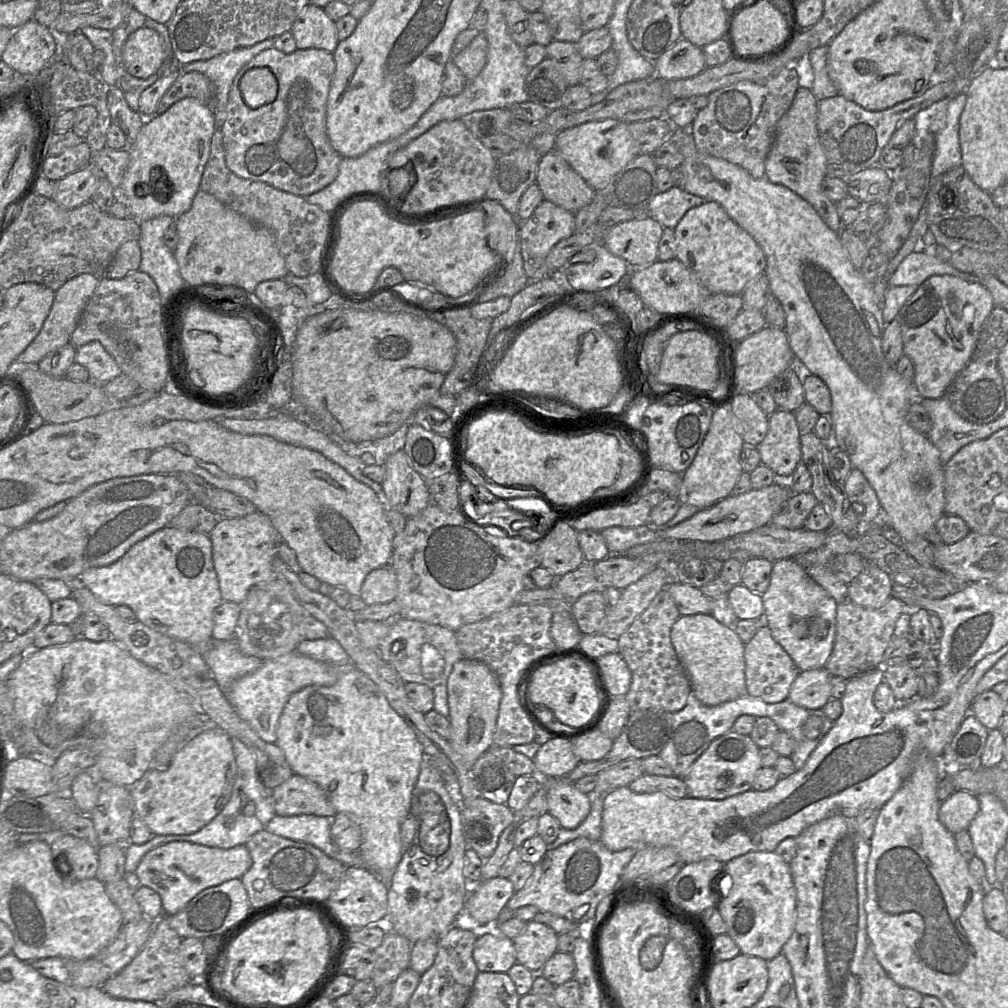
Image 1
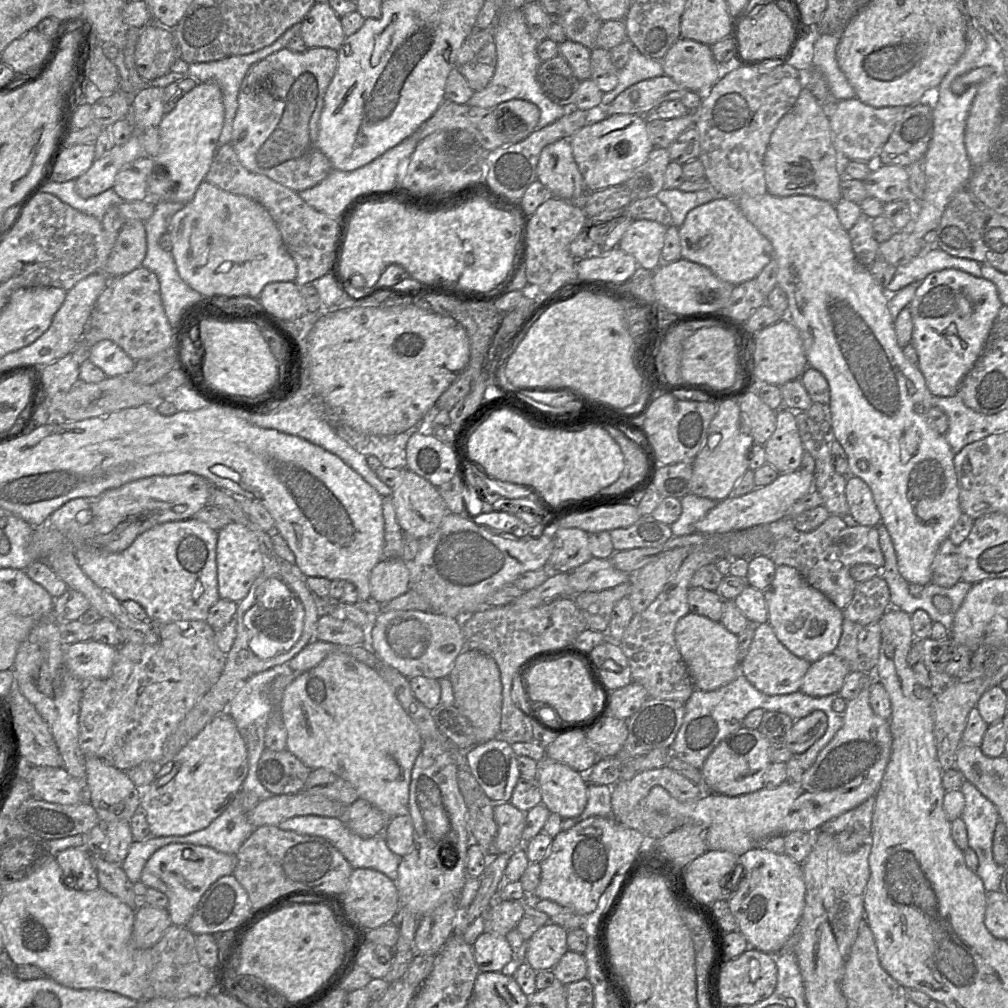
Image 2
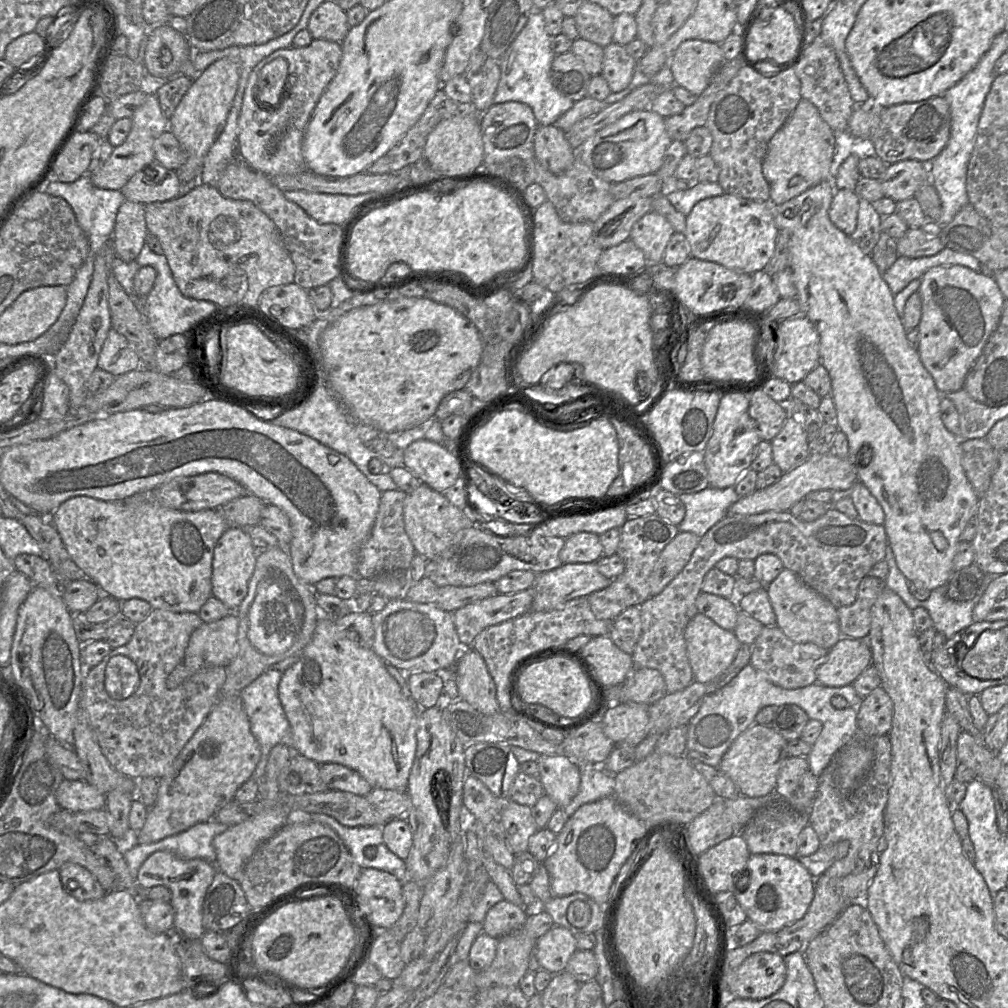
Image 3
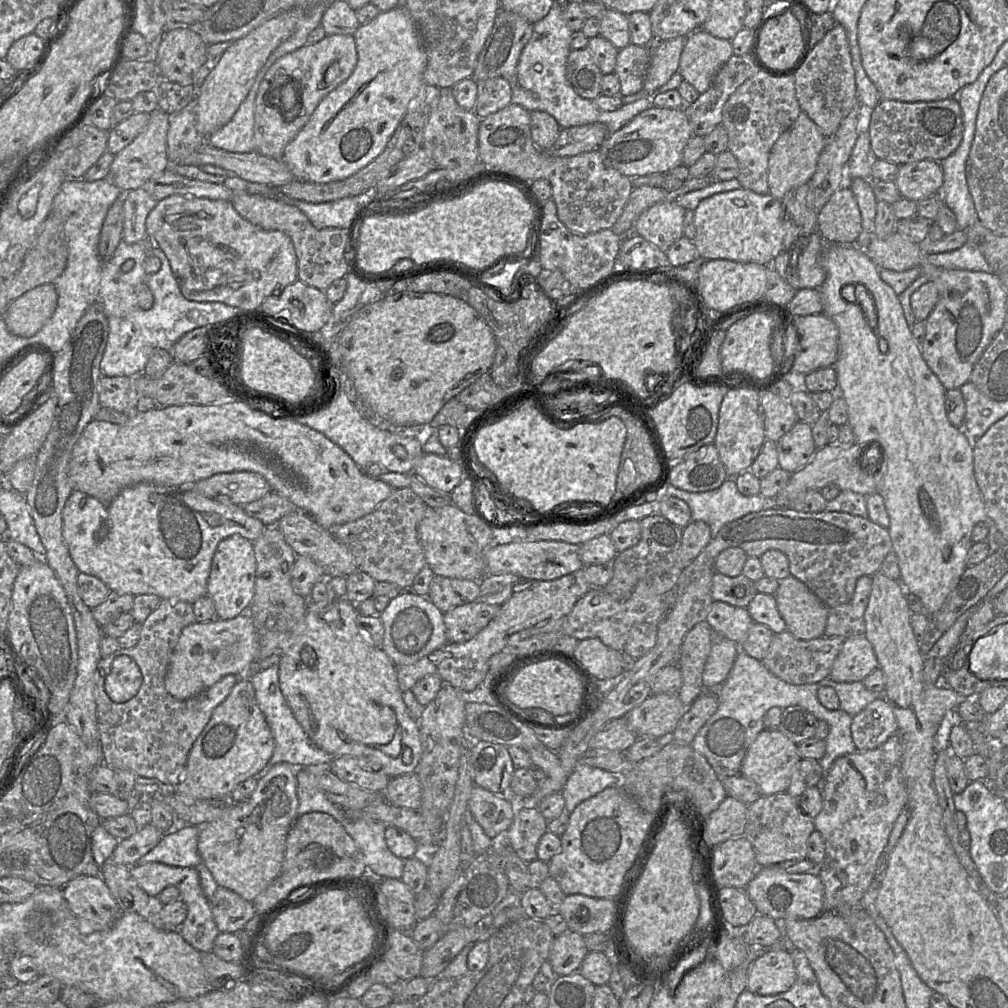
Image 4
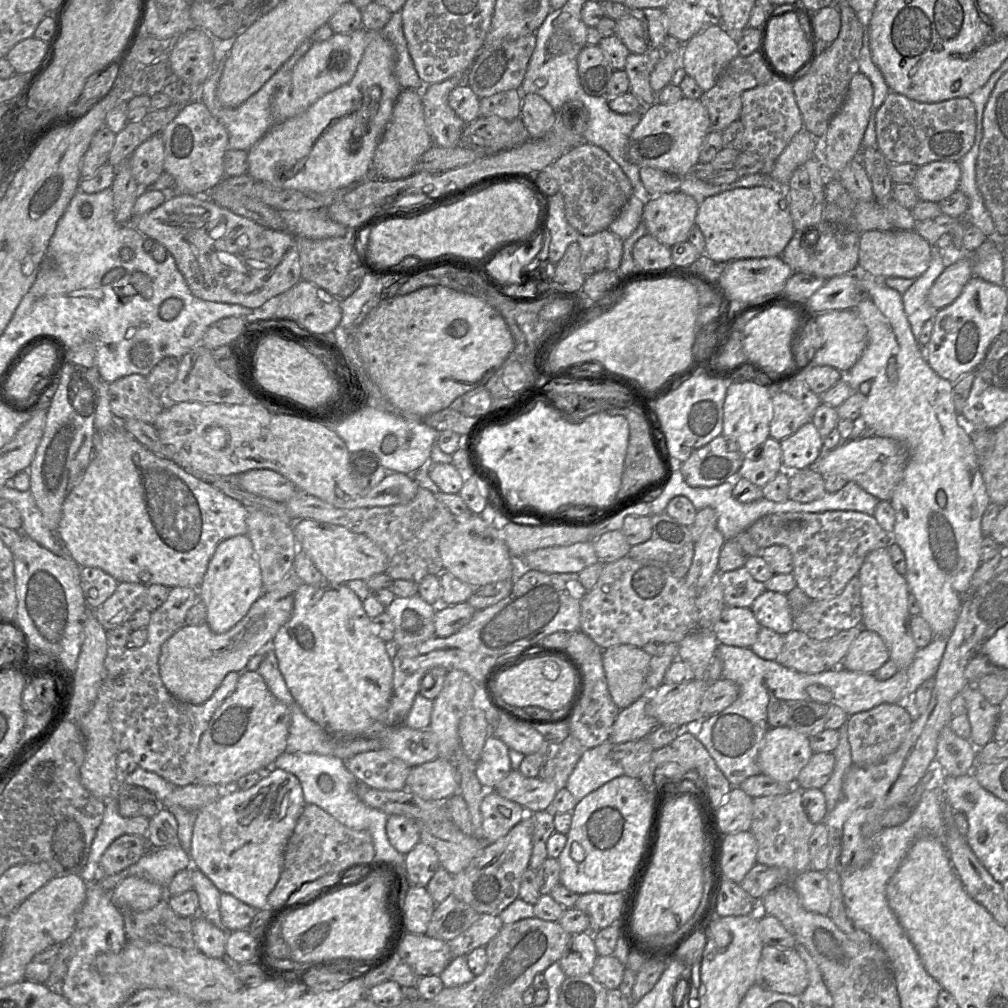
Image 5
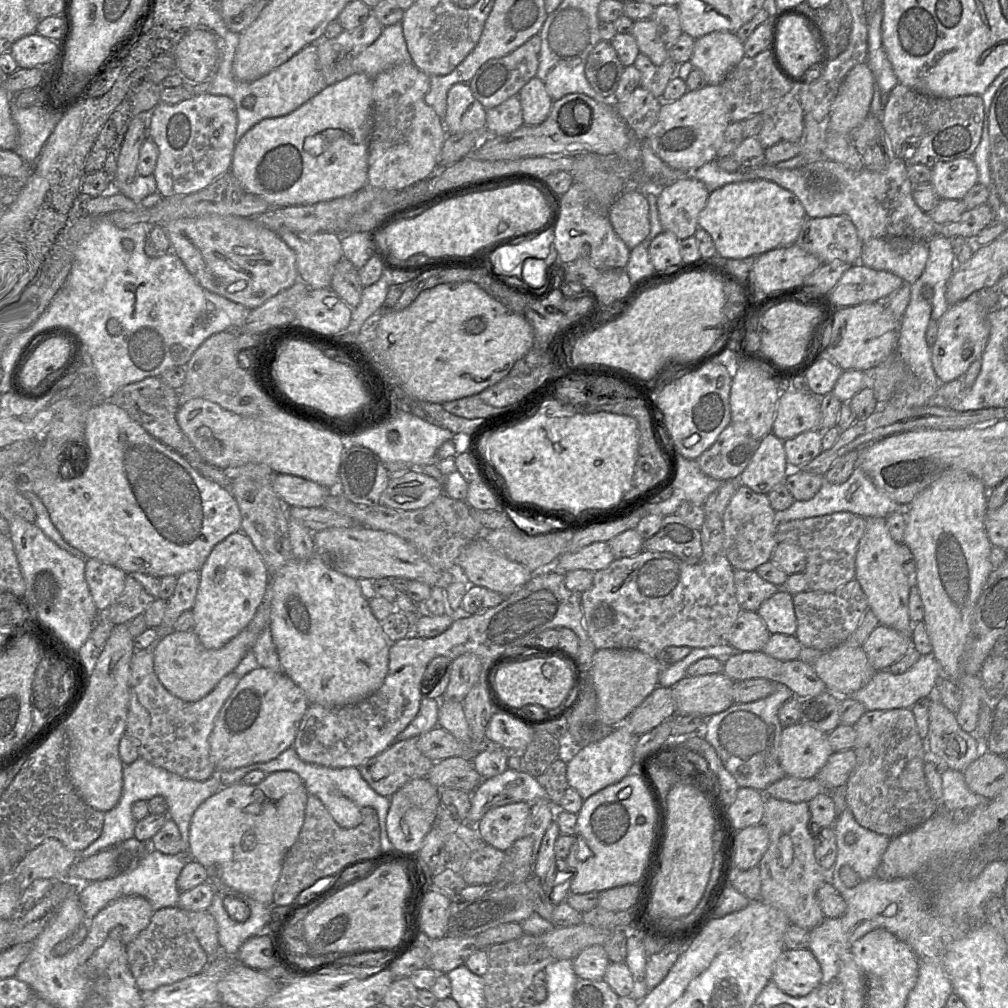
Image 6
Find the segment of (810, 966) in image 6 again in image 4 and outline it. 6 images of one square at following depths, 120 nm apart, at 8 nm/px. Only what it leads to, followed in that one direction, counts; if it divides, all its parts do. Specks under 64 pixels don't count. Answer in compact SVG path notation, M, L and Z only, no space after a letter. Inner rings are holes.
M770 949L753 961L748 971L747 990L760 996L774 996L790 990L796 978L789 950Z

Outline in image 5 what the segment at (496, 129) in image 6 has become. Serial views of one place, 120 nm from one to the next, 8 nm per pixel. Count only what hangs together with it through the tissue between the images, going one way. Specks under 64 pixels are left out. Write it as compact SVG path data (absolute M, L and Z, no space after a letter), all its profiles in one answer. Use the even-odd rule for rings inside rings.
M520 89L496 93L480 99L480 116L498 116L505 120L514 120L521 116L523 96Z

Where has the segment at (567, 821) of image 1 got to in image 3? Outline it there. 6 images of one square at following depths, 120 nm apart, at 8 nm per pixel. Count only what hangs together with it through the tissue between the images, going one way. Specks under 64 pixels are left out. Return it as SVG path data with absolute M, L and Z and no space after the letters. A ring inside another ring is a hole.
M540 755L537 760L544 793L559 809L570 804L580 787L580 768L565 755Z

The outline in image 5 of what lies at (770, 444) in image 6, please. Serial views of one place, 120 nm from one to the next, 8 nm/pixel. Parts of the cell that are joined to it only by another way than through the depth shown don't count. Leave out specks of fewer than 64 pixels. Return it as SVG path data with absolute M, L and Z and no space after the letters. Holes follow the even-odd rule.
M768 437L762 444L744 455L738 476L762 488L781 470L785 469L780 442Z

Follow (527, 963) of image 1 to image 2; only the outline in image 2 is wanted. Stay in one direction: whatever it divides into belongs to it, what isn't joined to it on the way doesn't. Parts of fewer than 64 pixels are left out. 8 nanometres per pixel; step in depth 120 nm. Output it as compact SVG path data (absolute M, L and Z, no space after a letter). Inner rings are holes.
M553 922L541 926L529 940L525 951L525 962L535 971L552 970L569 950L567 930Z

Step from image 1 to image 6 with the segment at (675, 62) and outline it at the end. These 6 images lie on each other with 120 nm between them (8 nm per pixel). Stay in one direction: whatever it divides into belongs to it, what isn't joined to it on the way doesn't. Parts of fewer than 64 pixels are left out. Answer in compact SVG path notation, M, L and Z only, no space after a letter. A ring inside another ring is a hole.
M714 31L695 39L690 62L694 69L700 70L708 85L720 85L727 73L745 56L743 42L736 33L729 31Z

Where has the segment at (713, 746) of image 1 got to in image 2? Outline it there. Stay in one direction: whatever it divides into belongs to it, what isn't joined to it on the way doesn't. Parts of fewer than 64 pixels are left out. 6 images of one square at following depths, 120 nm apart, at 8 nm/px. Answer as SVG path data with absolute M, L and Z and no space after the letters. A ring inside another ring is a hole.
M741 727L723 739L705 760L701 773L708 790L726 796L752 793L764 787L764 774L771 764L769 740L758 729Z

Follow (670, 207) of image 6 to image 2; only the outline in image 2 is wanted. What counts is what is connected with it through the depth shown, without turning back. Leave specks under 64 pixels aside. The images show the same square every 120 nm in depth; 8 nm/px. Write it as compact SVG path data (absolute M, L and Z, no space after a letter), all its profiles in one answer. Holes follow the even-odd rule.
M635 220L621 238L618 247L632 255L640 267L656 270L662 263L667 227L659 222Z

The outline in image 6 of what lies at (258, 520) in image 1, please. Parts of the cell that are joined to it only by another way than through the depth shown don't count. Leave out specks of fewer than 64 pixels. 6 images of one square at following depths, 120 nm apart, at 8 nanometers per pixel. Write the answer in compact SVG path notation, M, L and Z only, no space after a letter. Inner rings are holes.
M241 531L216 544L199 570L200 581L191 609L193 632L207 649L219 649L253 619L268 595L270 572L251 540Z

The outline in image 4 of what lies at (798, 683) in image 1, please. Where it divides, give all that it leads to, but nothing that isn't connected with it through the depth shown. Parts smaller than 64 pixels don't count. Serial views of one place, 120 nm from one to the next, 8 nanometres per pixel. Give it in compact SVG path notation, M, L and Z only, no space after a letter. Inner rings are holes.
M865 635L845 638L829 677L836 682L862 682L878 665L874 648Z

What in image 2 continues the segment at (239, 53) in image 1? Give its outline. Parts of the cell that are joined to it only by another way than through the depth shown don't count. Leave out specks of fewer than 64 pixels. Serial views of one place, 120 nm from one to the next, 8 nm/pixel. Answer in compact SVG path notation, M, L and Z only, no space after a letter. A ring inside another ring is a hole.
M298 22L291 26L272 44L249 54L232 55L220 60L209 62L193 62L189 64L188 75L196 80L197 83L213 81L218 84L223 94L223 103L225 109L224 123L222 132L218 140L218 148L225 144L232 144L233 123L238 109L238 95L242 80L251 65L259 60L264 59L272 53L275 53L283 48L286 48L291 38L300 33L302 22Z

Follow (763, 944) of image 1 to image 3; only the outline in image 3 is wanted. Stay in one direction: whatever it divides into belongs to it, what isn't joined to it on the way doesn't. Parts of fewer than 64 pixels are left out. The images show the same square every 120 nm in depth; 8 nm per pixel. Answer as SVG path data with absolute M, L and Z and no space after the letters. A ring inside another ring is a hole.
M751 854L747 870L735 878L734 894L761 933L778 931L802 919L815 896L815 878L796 857Z

